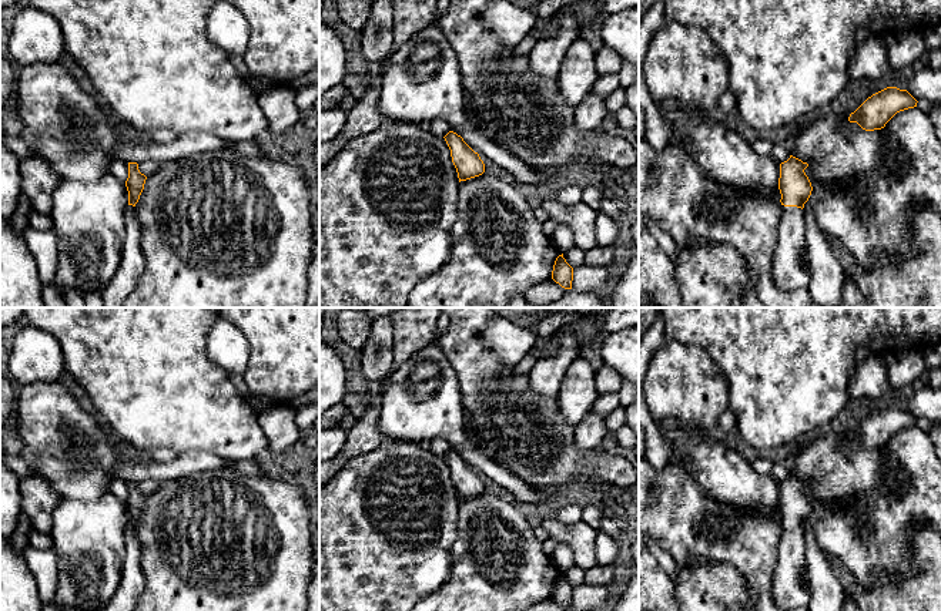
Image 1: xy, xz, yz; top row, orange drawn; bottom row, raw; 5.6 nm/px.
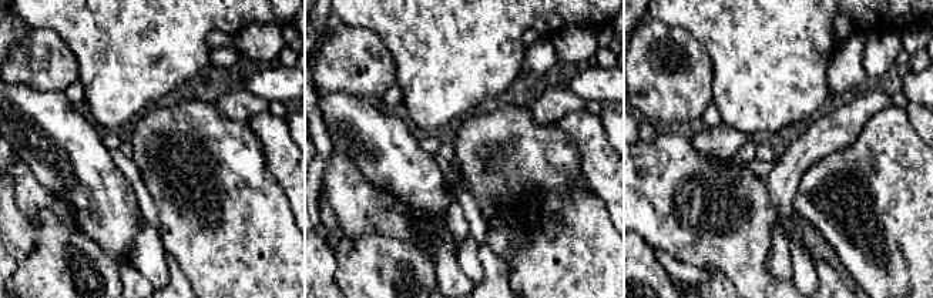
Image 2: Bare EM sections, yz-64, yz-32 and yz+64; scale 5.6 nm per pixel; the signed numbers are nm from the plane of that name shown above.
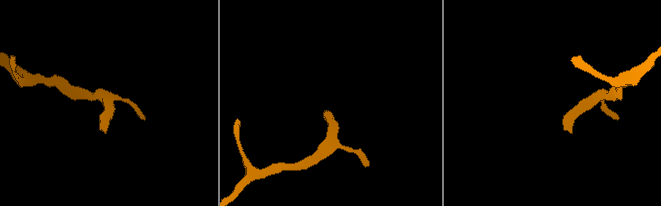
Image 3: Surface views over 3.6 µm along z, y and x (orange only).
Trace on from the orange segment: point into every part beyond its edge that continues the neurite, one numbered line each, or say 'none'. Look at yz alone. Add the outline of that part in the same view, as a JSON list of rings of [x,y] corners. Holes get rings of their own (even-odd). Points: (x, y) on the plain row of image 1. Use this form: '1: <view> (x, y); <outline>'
1: yz (787, 590); [[[784,526],[778,545],[778,560],[773,574],[771,592],[780,610],[807,608],[810,594],[801,584],[806,568],[806,540],[801,527]]]

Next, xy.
1: xy (131, 584); [[[127,524],[124,530],[125,561],[120,585],[101,611],[131,611],[138,602],[145,580],[140,565],[140,544],[134,534],[134,526]]]

